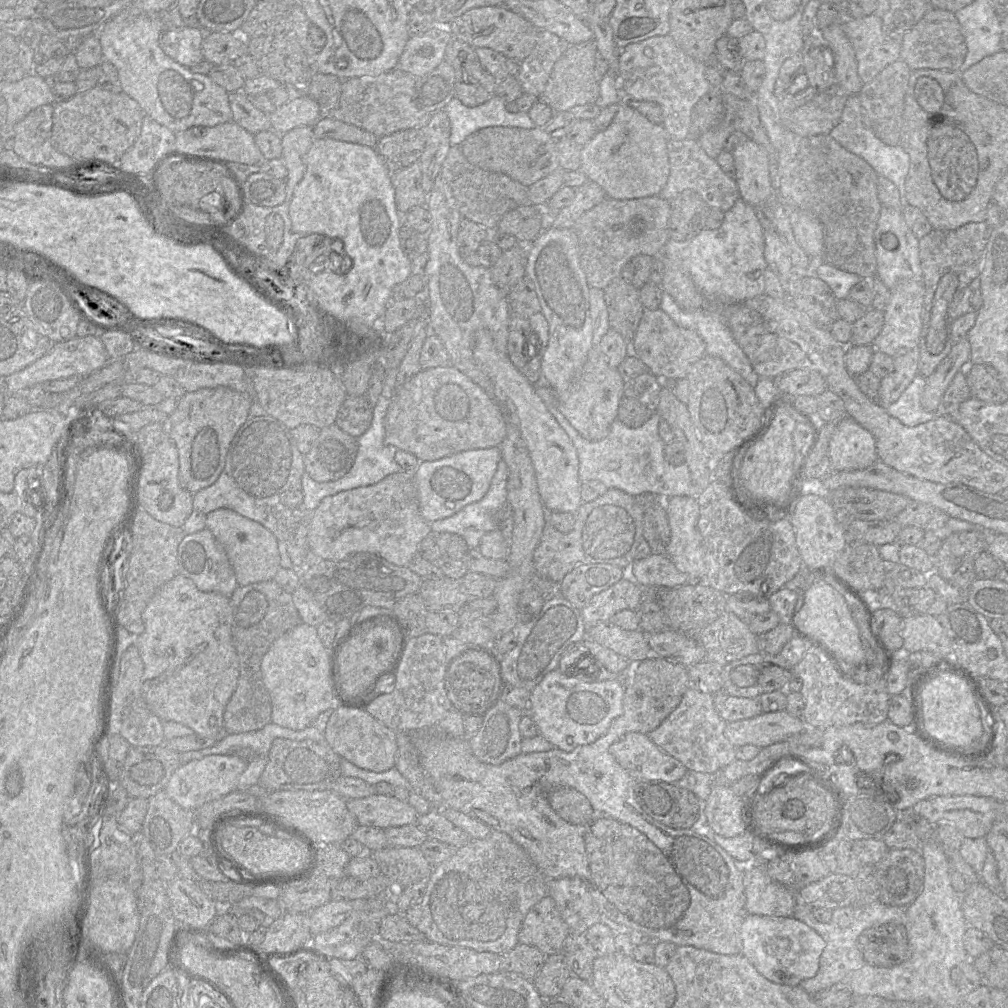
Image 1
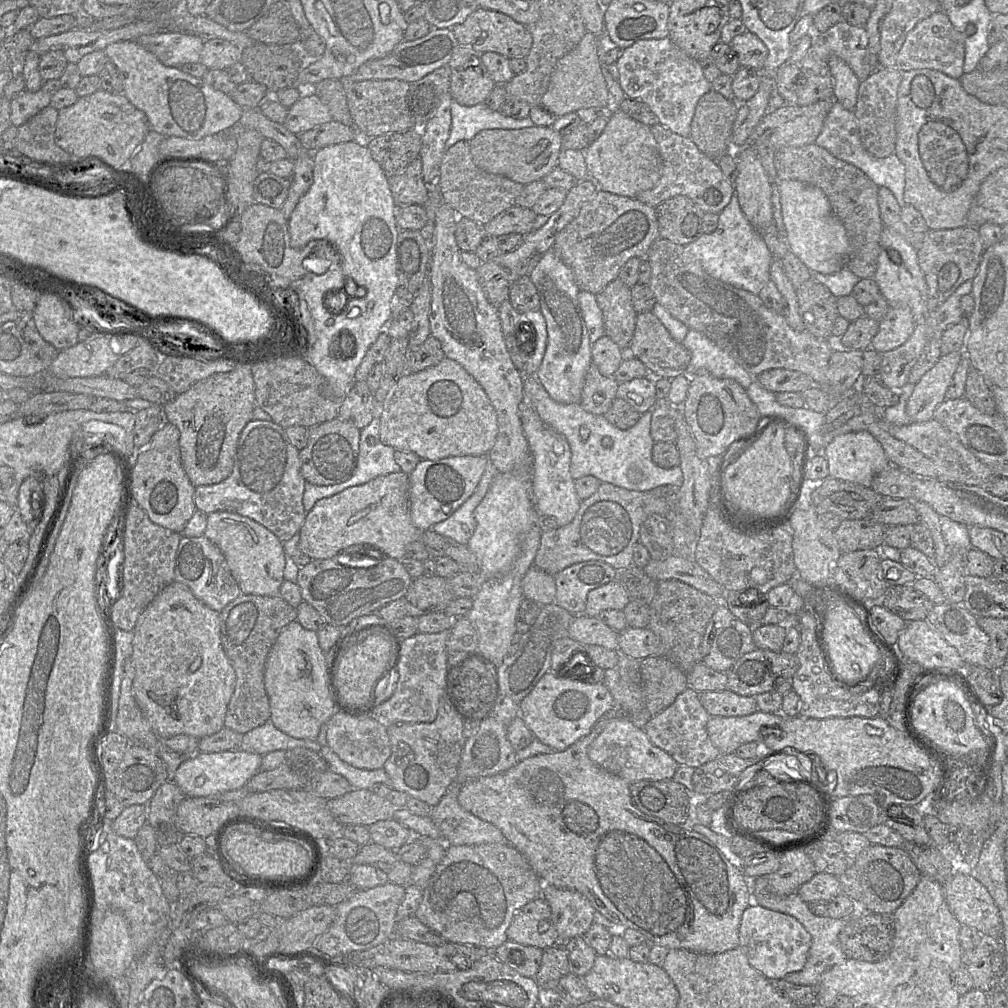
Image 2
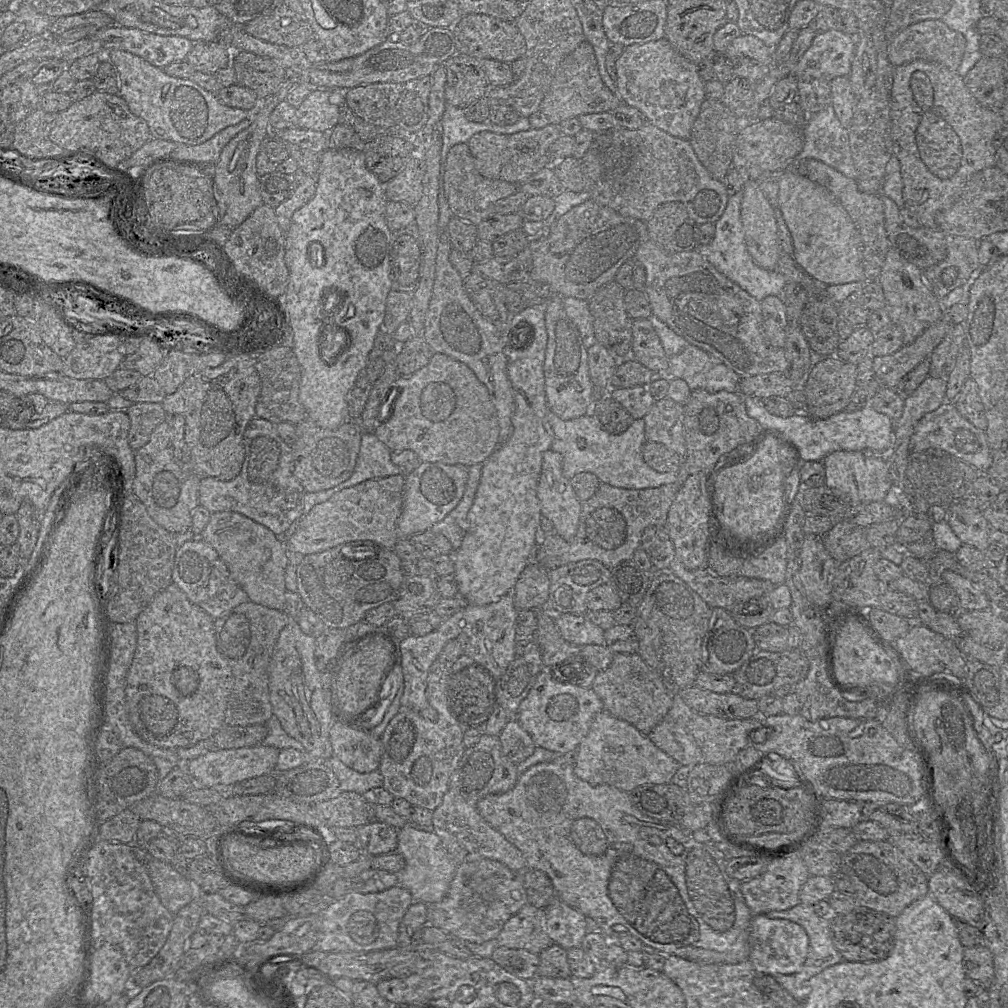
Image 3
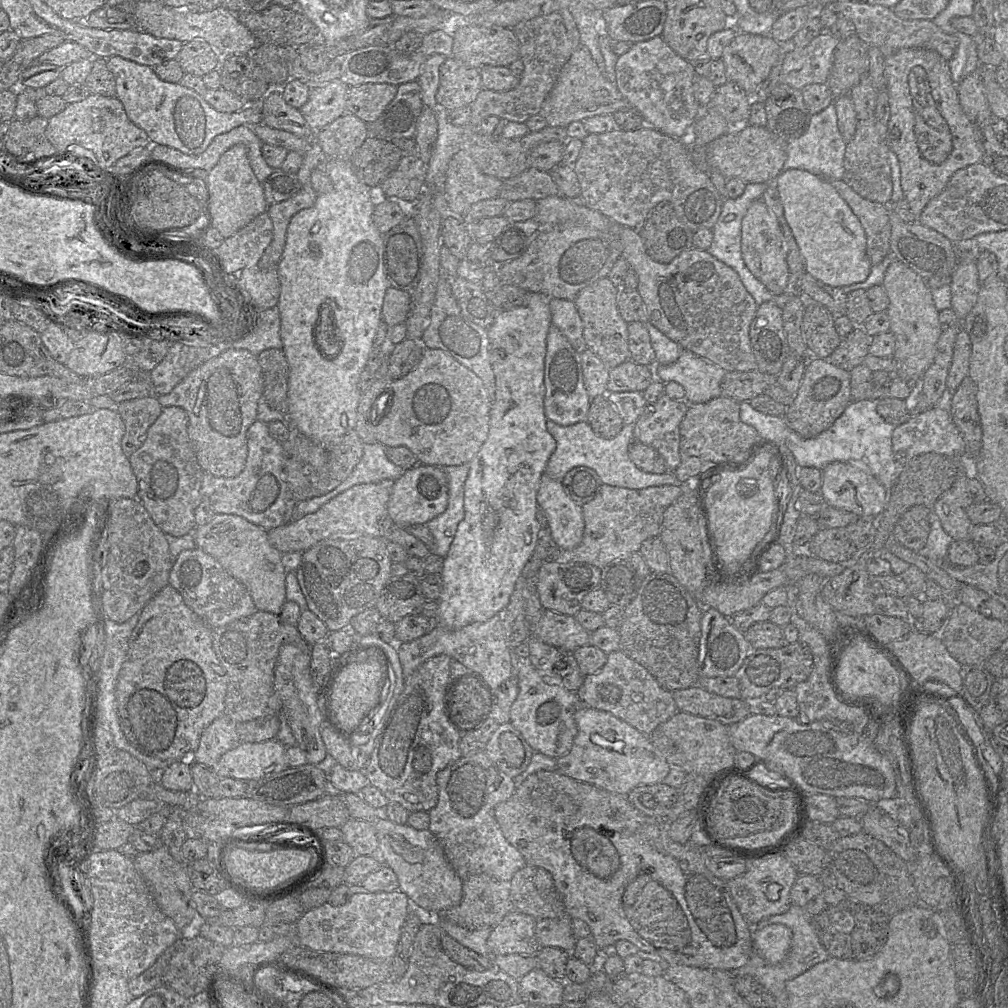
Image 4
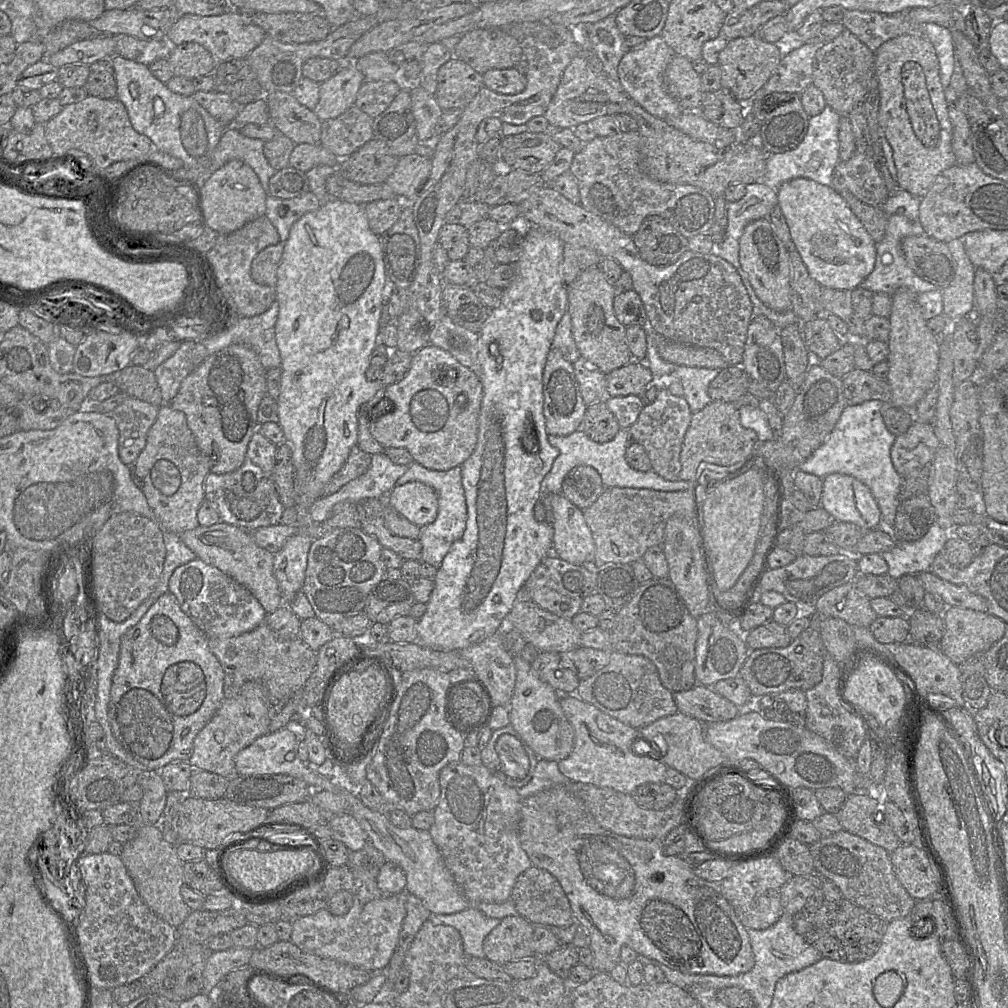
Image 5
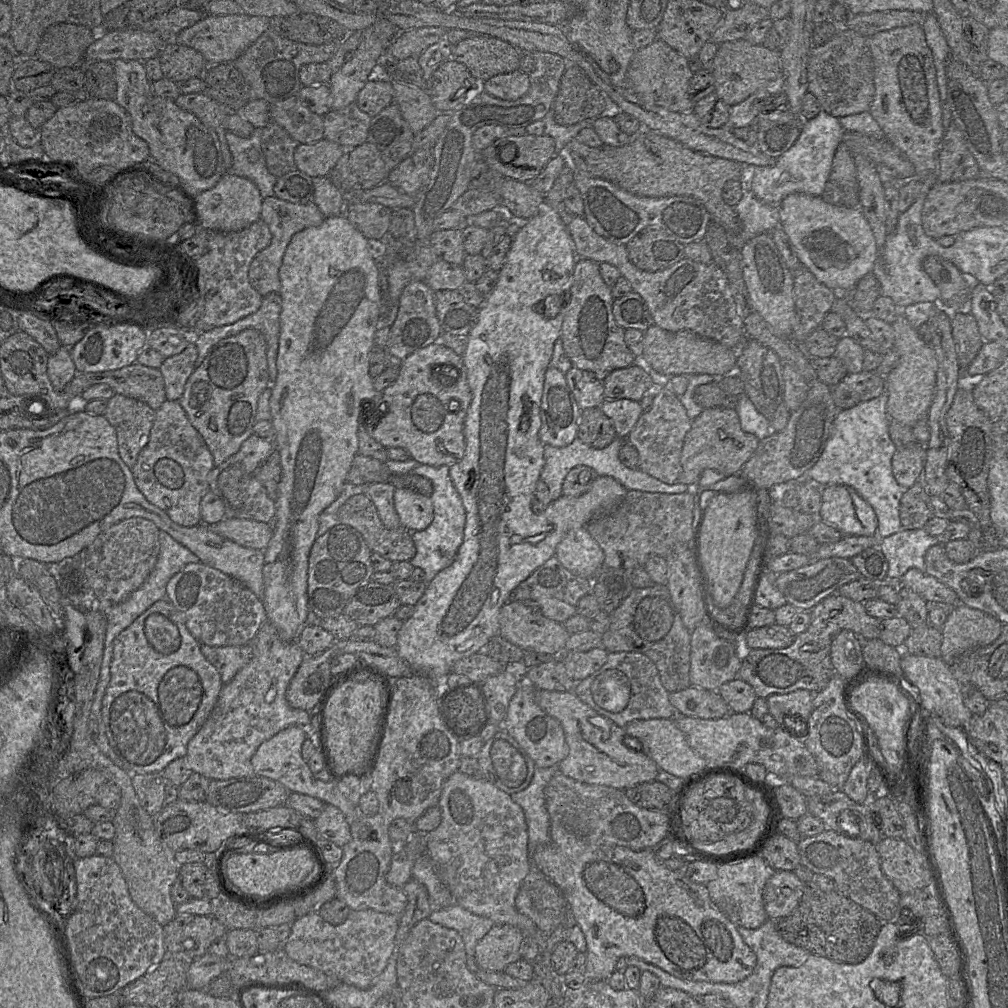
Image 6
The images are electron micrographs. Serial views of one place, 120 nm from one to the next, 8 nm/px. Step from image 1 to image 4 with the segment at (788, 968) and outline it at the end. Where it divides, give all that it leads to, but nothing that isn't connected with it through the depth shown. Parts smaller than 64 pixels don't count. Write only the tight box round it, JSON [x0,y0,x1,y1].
[753,924,792,964]

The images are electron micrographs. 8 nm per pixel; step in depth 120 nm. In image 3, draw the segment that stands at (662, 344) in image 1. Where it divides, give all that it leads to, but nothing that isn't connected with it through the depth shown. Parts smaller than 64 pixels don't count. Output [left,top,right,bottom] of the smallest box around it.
[631,318,669,372]

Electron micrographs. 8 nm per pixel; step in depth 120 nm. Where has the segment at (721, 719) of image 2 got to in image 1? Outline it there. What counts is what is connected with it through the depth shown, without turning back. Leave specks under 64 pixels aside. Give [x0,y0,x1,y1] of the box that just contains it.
[724,710,806,748]

